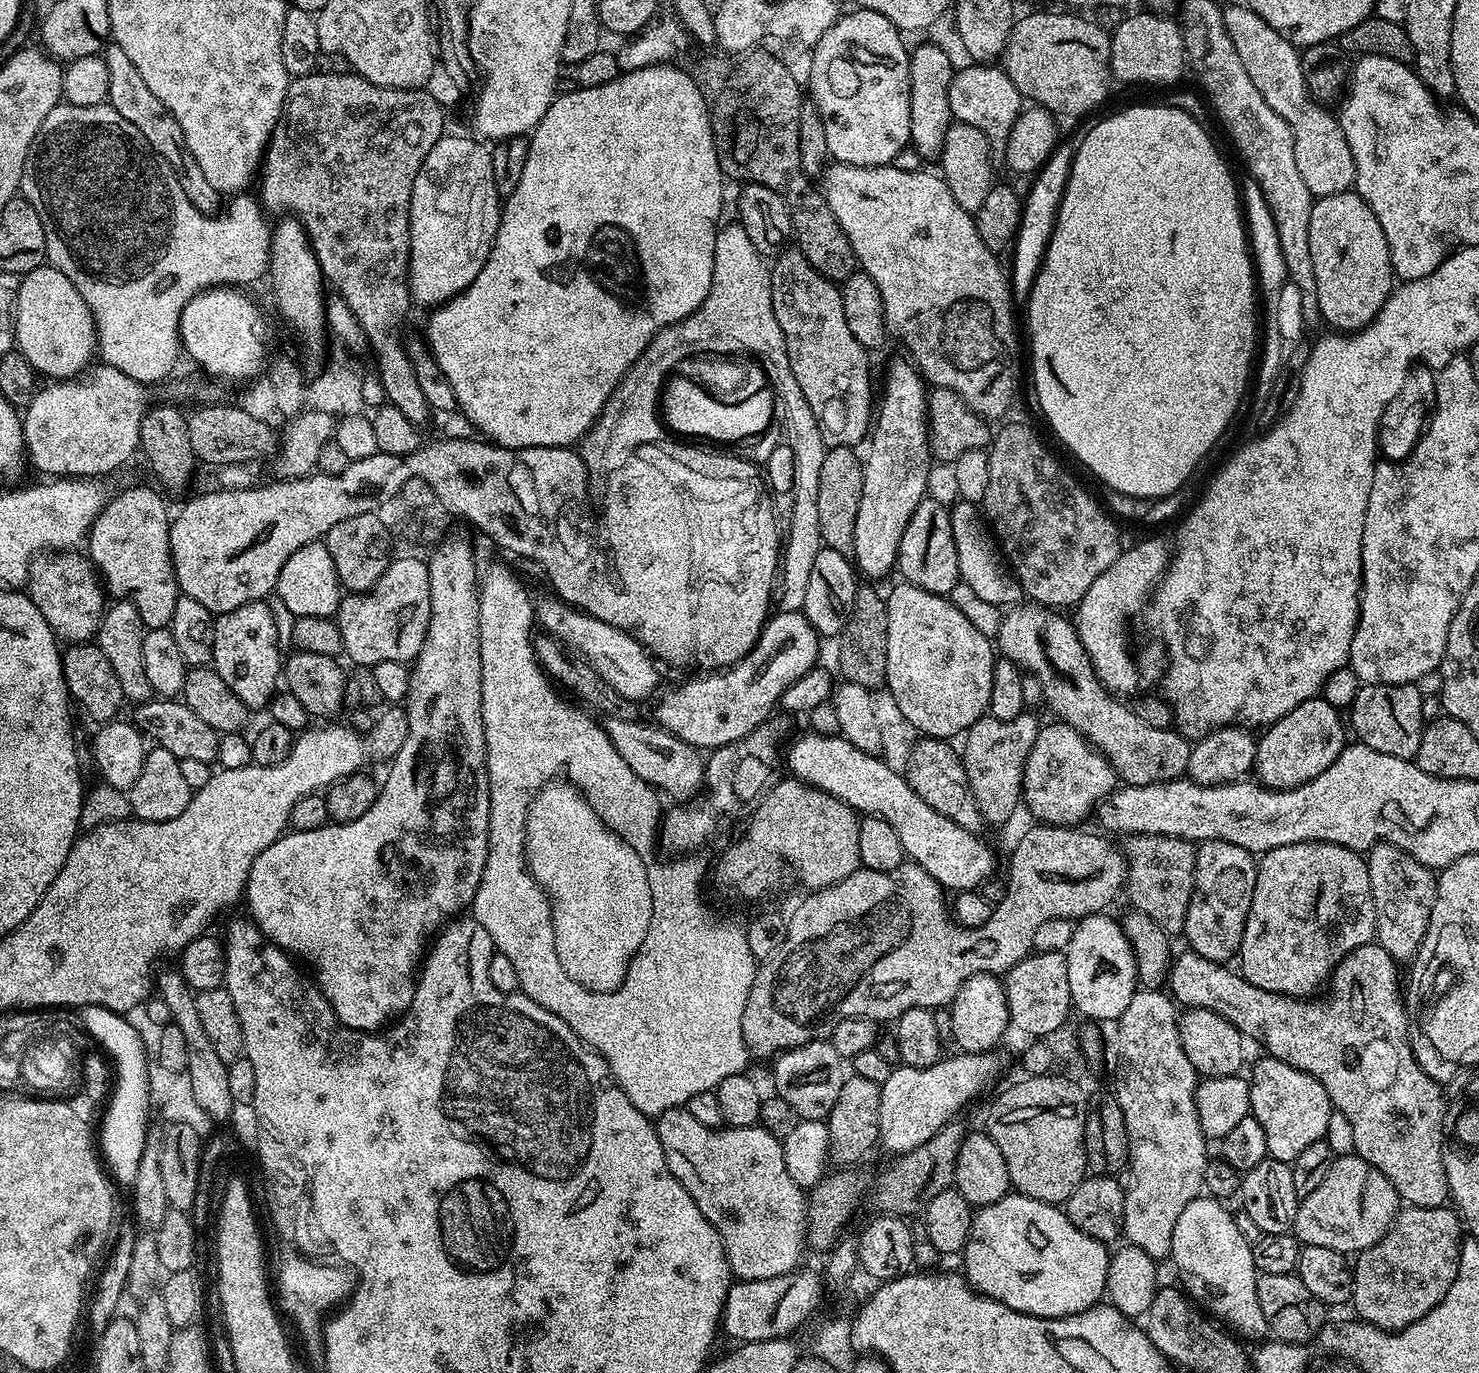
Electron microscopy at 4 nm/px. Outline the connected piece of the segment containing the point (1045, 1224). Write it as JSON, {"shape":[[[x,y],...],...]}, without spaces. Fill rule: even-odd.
{"shape":[[[1009,1194],[1003,1196],[998,1202],[977,1207],[972,1218],[972,1229],[968,1235],[967,1242],[964,1244],[962,1259],[964,1259],[962,1275],[971,1287],[975,1288],[981,1296],[989,1296],[992,1300],[997,1300],[1006,1306],[1010,1306],[1010,1310],[1018,1310],[1022,1314],[1041,1316],[1042,1318],[1073,1316],[1079,1312],[1084,1312],[1087,1308],[1093,1308],[1094,1305],[1101,1303],[1106,1296],[1108,1286],[1108,1261],[1110,1259],[1109,1245],[1103,1240],[1090,1238],[1090,1234],[1082,1234],[1082,1230],[1078,1230],[1078,1226],[1074,1226],[1074,1222],[1070,1222],[1067,1211],[1065,1211],[1063,1207],[1055,1204],[1047,1204],[1046,1202],[1035,1200],[1029,1196]]]}

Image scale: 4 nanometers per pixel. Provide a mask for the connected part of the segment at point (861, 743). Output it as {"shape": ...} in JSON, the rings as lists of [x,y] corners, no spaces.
{"shape":[[[841,683],[835,685],[830,701],[838,714],[840,735],[858,746],[858,750],[885,760],[891,768],[903,769],[907,765],[912,746],[918,739],[918,733],[913,724],[906,722],[906,714],[898,710],[898,702],[887,691],[873,691],[866,686]]]}

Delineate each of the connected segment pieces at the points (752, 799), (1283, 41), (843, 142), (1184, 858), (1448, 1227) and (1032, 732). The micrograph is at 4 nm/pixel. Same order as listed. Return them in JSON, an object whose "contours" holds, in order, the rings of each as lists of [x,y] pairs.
{"contours":[[[[769,719],[767,722],[760,724],[746,738],[738,742],[728,744],[725,748],[714,748],[707,753],[706,763],[704,765],[704,786],[703,795],[693,799],[691,802],[680,802],[663,813],[658,829],[659,847],[664,847],[672,854],[692,854],[715,834],[720,828],[720,823],[727,816],[744,816],[751,817],[753,810],[760,805],[762,799],[768,791],[782,779],[782,744],[780,748],[780,739],[788,732],[788,724],[784,720]]],[[[1243,3],[1227,5],[1224,8],[1224,25],[1250,74],[1250,82],[1258,86],[1258,94],[1290,126],[1294,134],[1294,163],[1298,165],[1306,190],[1313,198],[1342,194],[1349,191],[1356,182],[1354,154],[1350,154],[1350,142],[1342,130],[1339,119],[1327,112],[1325,105],[1309,93],[1306,68],[1300,65],[1301,53],[1274,26],[1270,26],[1254,10]]],[[[858,8],[855,10],[848,10],[841,15],[839,20],[834,22],[834,26],[830,26],[830,30],[826,30],[826,34],[822,34],[820,41],[814,45],[811,49],[812,61],[808,64],[808,84],[806,80],[806,88],[812,91],[812,96],[810,96],[811,103],[816,105],[818,111],[820,111],[820,117],[822,122],[826,126],[826,146],[828,147],[829,157],[835,163],[838,164],[849,164],[850,166],[862,166],[863,168],[882,168],[891,165],[895,161],[897,154],[902,151],[902,149],[909,147],[910,144],[910,66],[908,65],[908,57],[910,55],[909,45],[904,45],[905,37],[902,35],[899,28],[895,28],[890,22],[890,18],[882,18],[882,14],[874,14],[874,10],[866,10],[865,8]]],[[[1129,835],[1122,851],[1126,857],[1128,874],[1126,877],[1126,896],[1137,912],[1146,914],[1162,926],[1169,934],[1180,934],[1184,931],[1186,910],[1194,890],[1196,873],[1197,845],[1191,840],[1177,836],[1138,836]]],[[[1401,1207],[1385,1236],[1355,1257],[1350,1304],[1351,1307],[1356,1307],[1356,1312],[1360,1315],[1357,1317],[1363,1323],[1372,1324],[1387,1332],[1399,1332],[1400,1329],[1418,1322],[1418,1318],[1430,1314],[1430,1310],[1434,1310],[1434,1306],[1438,1306],[1438,1302],[1446,1298],[1446,1290],[1454,1286],[1460,1261],[1461,1239],[1462,1220],[1451,1207]]],[[[1026,710],[1015,720],[996,719],[990,714],[982,716],[968,728],[966,742],[960,754],[972,797],[985,823],[1002,824],[1019,809],[1023,795],[1025,760],[1034,746],[1042,727],[1037,713]]]]}

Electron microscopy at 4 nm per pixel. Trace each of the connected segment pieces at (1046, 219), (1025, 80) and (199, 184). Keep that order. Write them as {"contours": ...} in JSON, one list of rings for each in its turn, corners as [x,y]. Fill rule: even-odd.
{"contours":[[[[1062,150],[1048,157],[1047,163],[1040,168],[1037,179],[1032,184],[1032,189],[1029,190],[1028,196],[1023,201],[1024,213],[1020,219],[1020,228],[1016,231],[1016,239],[1014,241],[1014,249],[1016,253],[1012,256],[1012,268],[1010,264],[1010,283],[1012,286],[1012,299],[1016,302],[1024,302],[1028,299],[1028,294],[1032,290],[1032,283],[1036,281],[1036,275],[1040,269],[1040,264],[1044,260],[1044,252],[1048,249],[1048,240],[1052,237],[1052,227],[1056,225],[1056,209],[1060,203],[1060,197],[1064,194],[1064,187],[1068,184],[1068,173],[1070,171],[1070,156],[1069,153],[1064,153]]],[[[1032,12],[1013,23],[1010,38],[1002,57],[1004,72],[1014,82],[1021,97],[1041,108],[1047,108],[1057,117],[1084,116],[1092,112],[1108,96],[1108,83],[1113,83],[1110,66],[1111,35],[1109,29],[1087,20],[1087,15],[1068,12]]],[[[115,42],[109,43],[103,49],[102,55],[106,62],[106,70],[110,70],[107,103],[111,104],[114,110],[118,110],[118,114],[122,114],[122,118],[126,118],[130,126],[138,126],[138,130],[142,130],[142,138],[146,138],[146,142],[150,142],[152,149],[162,154],[166,162],[170,162],[170,170],[178,174],[178,182],[182,182],[182,190],[186,190],[186,198],[190,198],[192,205],[200,212],[215,213],[219,209],[216,207],[222,200],[221,193],[210,186],[202,166],[198,166],[194,154],[190,154],[186,146],[186,134],[182,126],[178,126],[174,114],[170,114],[170,110],[162,106],[162,98],[156,97],[151,92],[150,86],[146,86],[138,66],[130,62],[130,57],[126,55],[126,50],[122,50],[122,46],[118,46]]]]}

